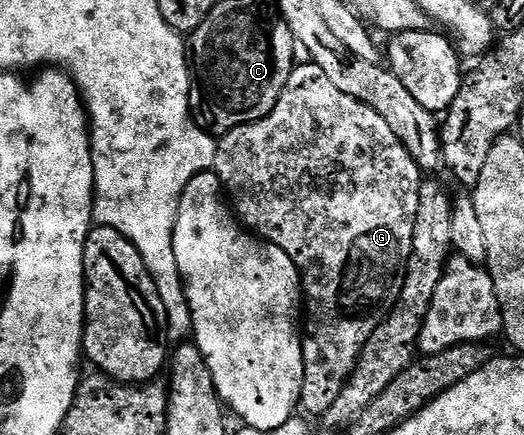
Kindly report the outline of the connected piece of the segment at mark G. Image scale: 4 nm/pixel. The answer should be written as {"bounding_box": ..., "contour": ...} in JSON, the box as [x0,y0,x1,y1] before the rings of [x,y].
{"bounding_box":[213,63,425,419],"contour":[[[310,63],[296,65],[291,70],[289,83],[285,83],[273,111],[269,115],[265,115],[260,121],[237,127],[218,138],[215,146],[213,172],[219,177],[219,182],[223,184],[226,200],[243,228],[254,236],[264,241],[271,241],[277,247],[281,247],[281,251],[285,251],[285,255],[289,255],[289,259],[293,259],[293,263],[297,267],[301,293],[306,298],[303,386],[299,396],[299,405],[304,414],[312,413],[315,419],[322,418],[323,414],[329,411],[329,407],[333,407],[333,399],[337,399],[337,395],[341,395],[348,375],[355,370],[355,364],[361,355],[361,347],[365,347],[369,335],[373,335],[377,326],[387,318],[389,311],[397,303],[397,295],[401,295],[401,283],[405,283],[407,274],[407,257],[411,254],[413,247],[413,223],[417,219],[419,192],[421,183],[425,180],[424,174],[413,159],[413,155],[409,155],[409,151],[405,151],[401,139],[397,139],[397,135],[393,135],[389,123],[385,123],[385,119],[381,119],[381,115],[377,115],[377,111],[373,111],[373,107],[365,107],[365,103],[353,99],[353,95],[345,95],[345,91],[339,90],[325,76],[325,71],[321,71],[321,67]]]}

